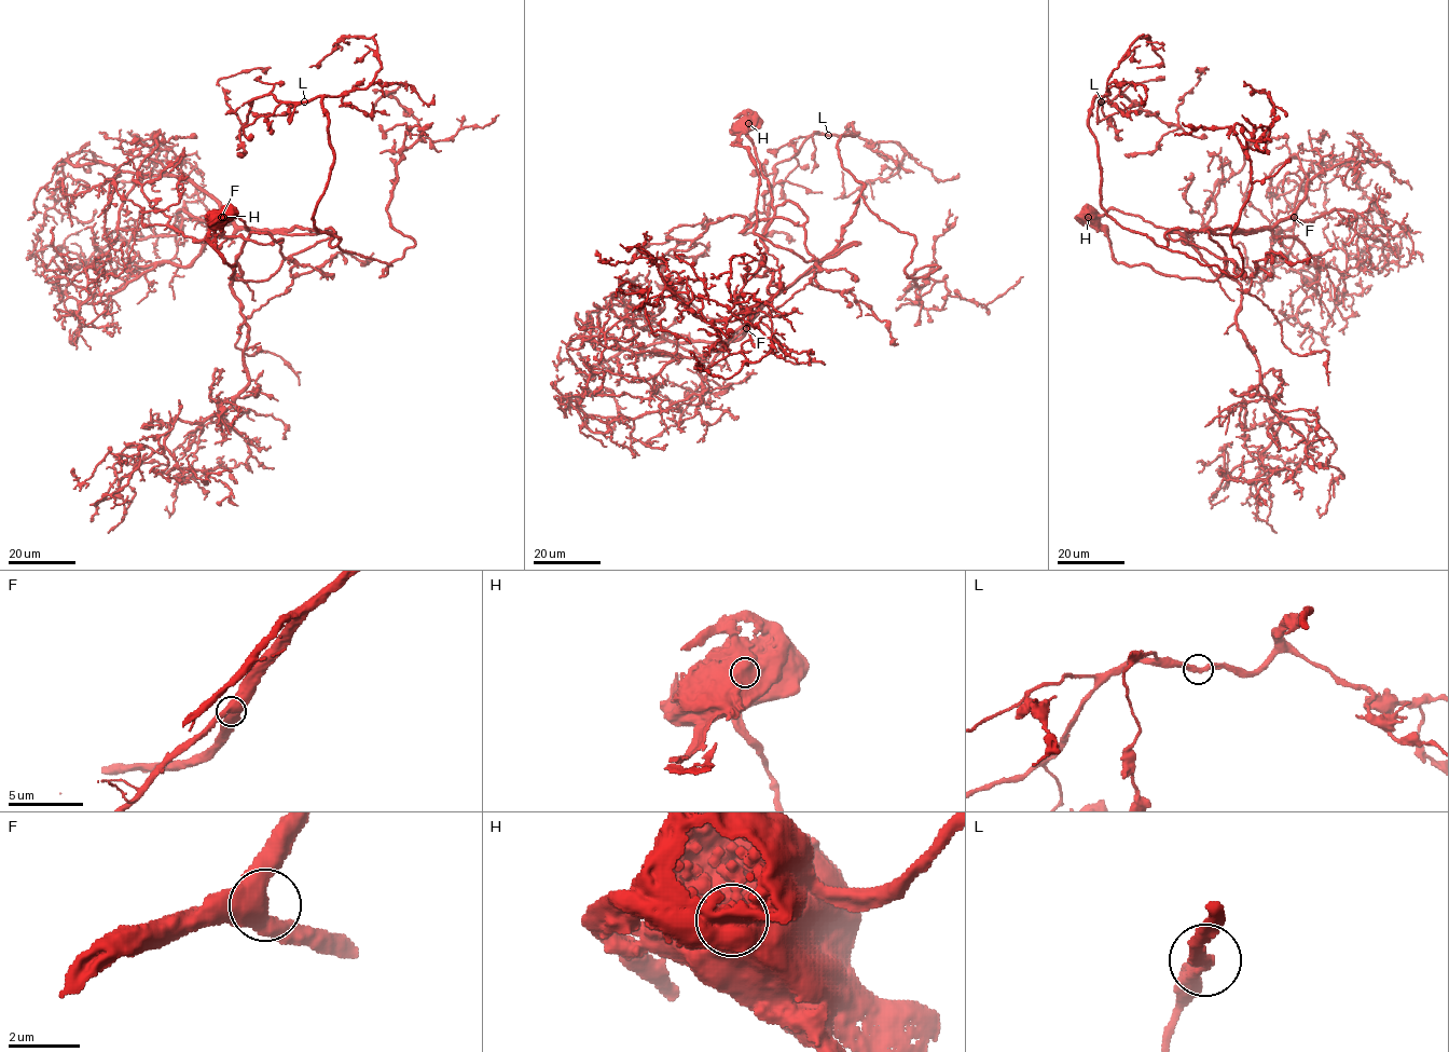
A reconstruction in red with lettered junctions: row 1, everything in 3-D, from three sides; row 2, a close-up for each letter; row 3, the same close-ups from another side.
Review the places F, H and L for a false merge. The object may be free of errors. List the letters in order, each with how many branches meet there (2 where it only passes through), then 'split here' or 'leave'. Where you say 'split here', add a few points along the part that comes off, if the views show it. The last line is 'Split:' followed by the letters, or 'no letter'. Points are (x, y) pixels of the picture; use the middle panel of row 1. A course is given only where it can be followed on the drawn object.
F: 2 | leave
H: 1 | split here | (748, 123), (774, 210), (756, 275), (772, 272), (773, 295), (706, 322), (686, 294), (638, 295), (653, 300)
L: 2 | leave
Split: H

